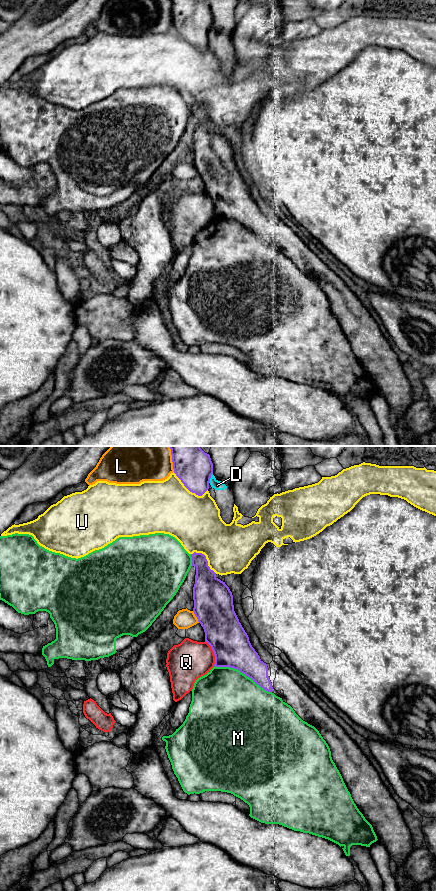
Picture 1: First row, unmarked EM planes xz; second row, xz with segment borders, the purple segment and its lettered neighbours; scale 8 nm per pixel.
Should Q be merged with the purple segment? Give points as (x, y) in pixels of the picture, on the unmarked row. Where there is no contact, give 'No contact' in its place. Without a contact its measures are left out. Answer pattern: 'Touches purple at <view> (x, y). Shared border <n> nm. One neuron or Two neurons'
Touches purple at xz (214, 205). Shared border 220 nm. Two neurons

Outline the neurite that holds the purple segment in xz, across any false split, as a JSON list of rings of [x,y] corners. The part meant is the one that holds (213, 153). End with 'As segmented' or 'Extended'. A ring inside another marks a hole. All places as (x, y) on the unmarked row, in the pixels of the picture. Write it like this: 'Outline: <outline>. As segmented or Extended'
Outline: [[[202,105],[191,106],[196,120],[193,164],[204,181],[215,207],[215,219],[239,222],[268,244],[273,243],[268,219],[255,201],[234,163],[233,147],[225,134],[216,129]]]. As segmented

